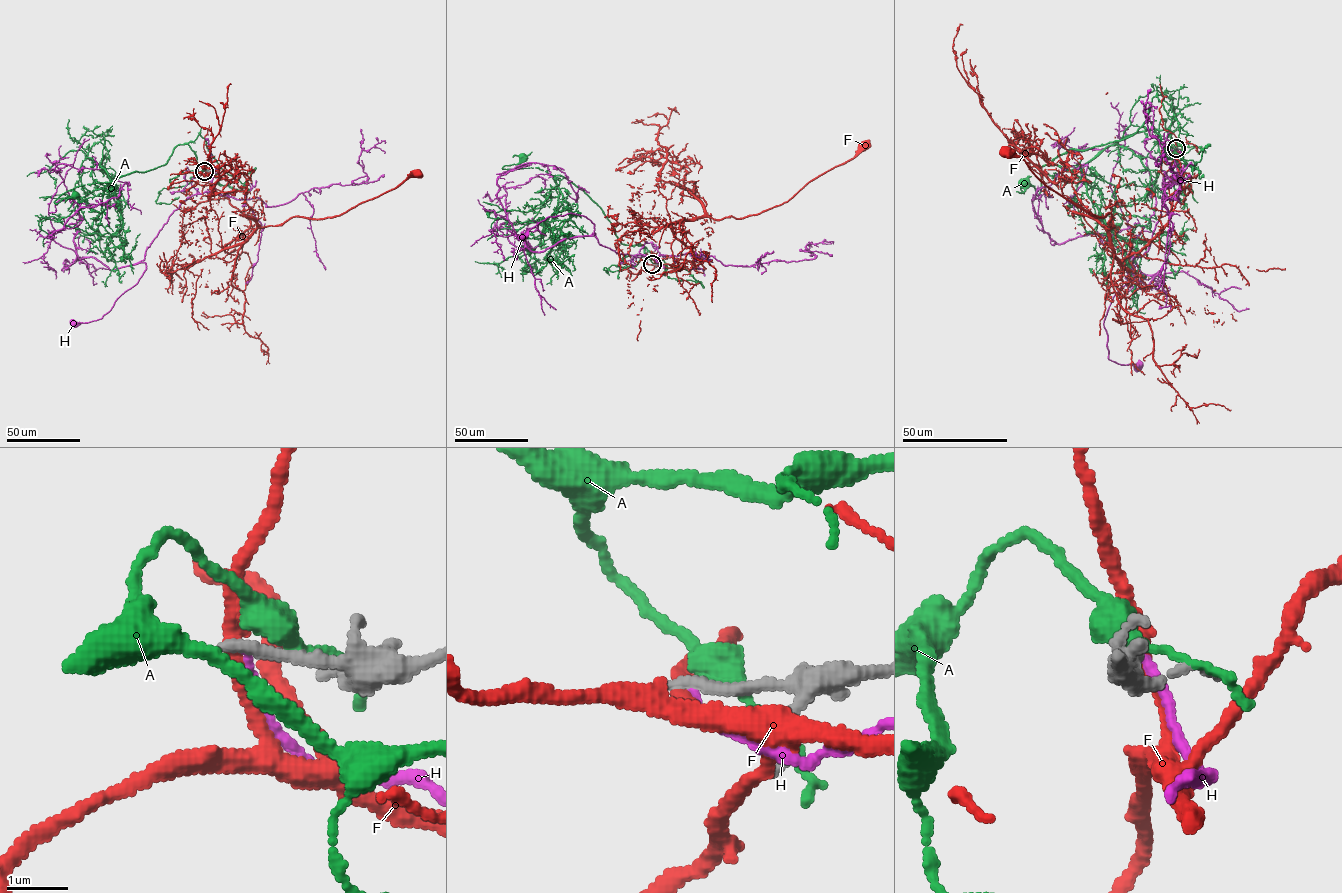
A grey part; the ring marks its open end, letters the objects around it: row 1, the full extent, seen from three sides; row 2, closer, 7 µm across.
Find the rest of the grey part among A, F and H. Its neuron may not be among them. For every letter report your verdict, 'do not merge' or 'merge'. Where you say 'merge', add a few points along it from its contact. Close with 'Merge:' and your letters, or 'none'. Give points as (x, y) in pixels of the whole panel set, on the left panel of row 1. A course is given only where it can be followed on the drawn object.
A: do not merge
F: do not merge
H: do not merge
Merge: none

